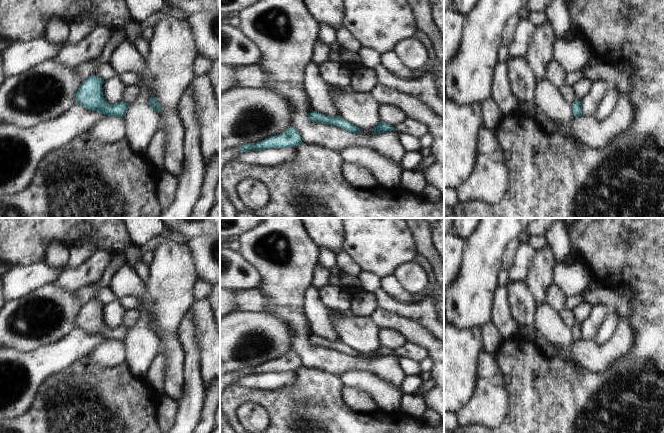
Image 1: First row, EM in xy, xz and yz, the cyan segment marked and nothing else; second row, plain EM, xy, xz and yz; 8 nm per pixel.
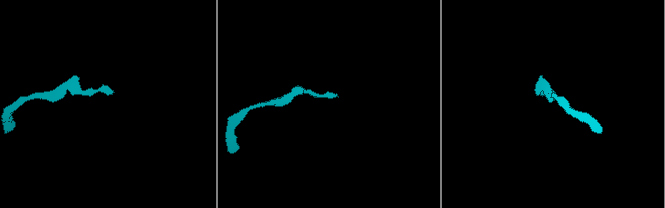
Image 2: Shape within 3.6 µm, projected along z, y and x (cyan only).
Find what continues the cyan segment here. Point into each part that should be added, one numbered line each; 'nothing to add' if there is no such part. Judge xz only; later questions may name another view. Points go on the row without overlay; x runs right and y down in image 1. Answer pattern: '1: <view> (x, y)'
1: xz (409, 350)

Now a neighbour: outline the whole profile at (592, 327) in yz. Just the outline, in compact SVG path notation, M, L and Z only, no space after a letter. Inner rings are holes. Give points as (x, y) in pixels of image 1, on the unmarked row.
M604 303L594 305L590 316L581 324L583 339L600 339L602 330L606 327L608 313L608 307Z

